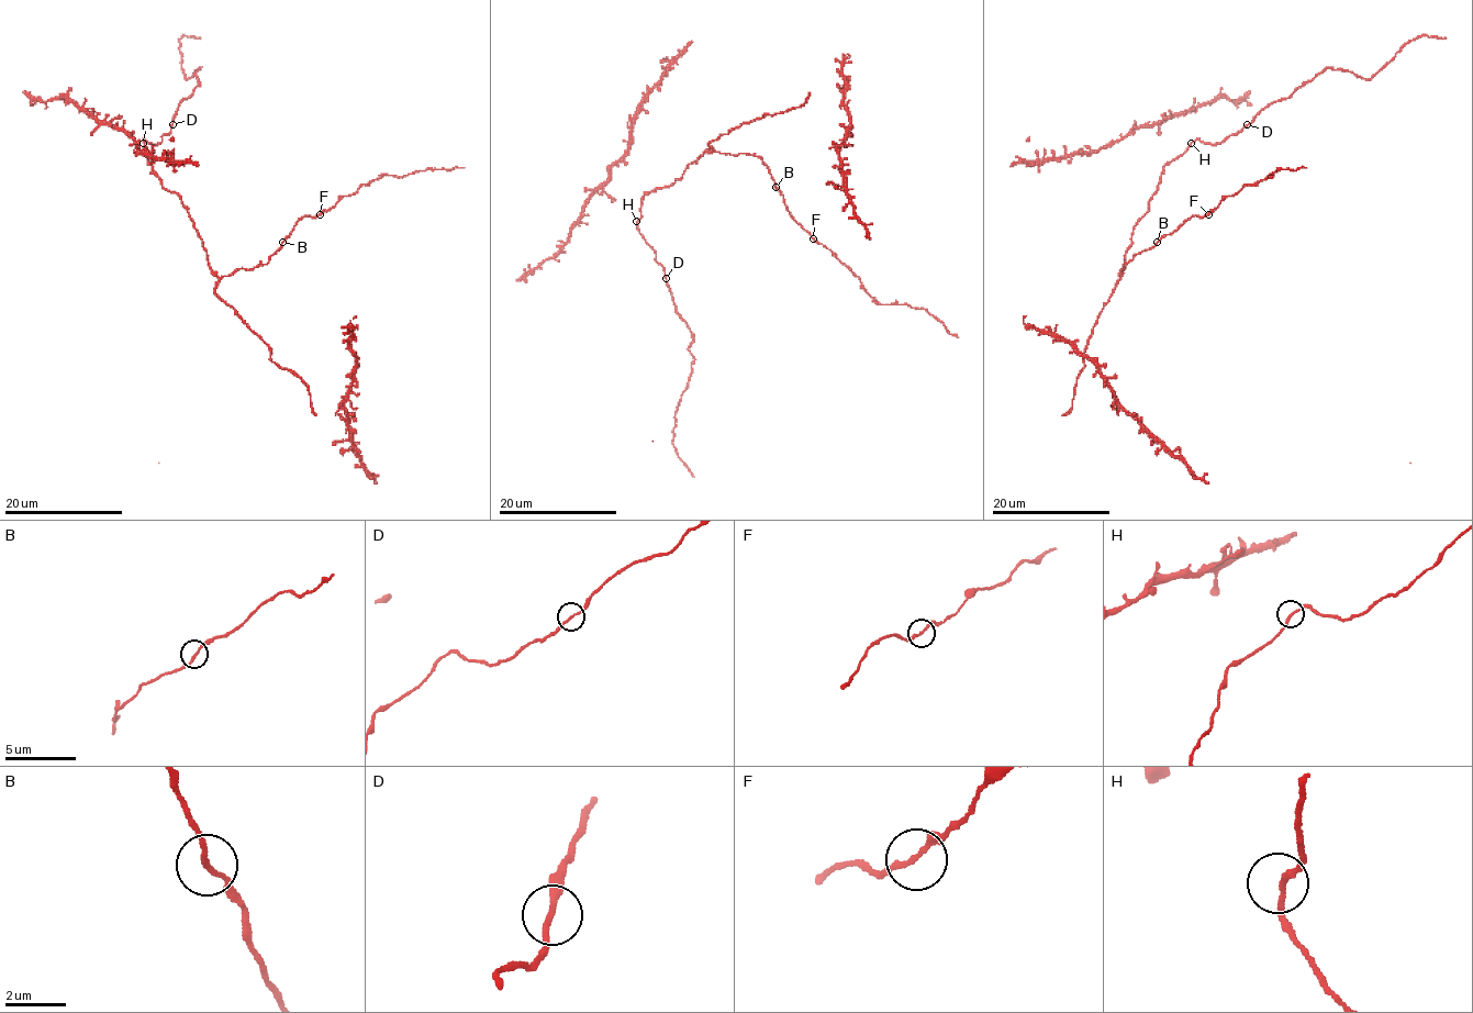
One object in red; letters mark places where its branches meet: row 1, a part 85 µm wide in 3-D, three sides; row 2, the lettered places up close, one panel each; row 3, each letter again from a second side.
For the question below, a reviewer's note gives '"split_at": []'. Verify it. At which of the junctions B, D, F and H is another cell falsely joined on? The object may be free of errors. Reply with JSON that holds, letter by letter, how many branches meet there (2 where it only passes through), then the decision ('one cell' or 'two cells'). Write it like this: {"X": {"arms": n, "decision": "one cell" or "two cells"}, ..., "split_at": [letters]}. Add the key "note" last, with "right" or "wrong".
{"B": {"arms": 2, "decision": "one cell"}, "D": {"arms": 2, "decision": "one cell"}, "F": {"arms": 2, "decision": "one cell"}, "H": {"arms": 2, "decision": "one cell"}, "split_at": [], "note": "right"}

